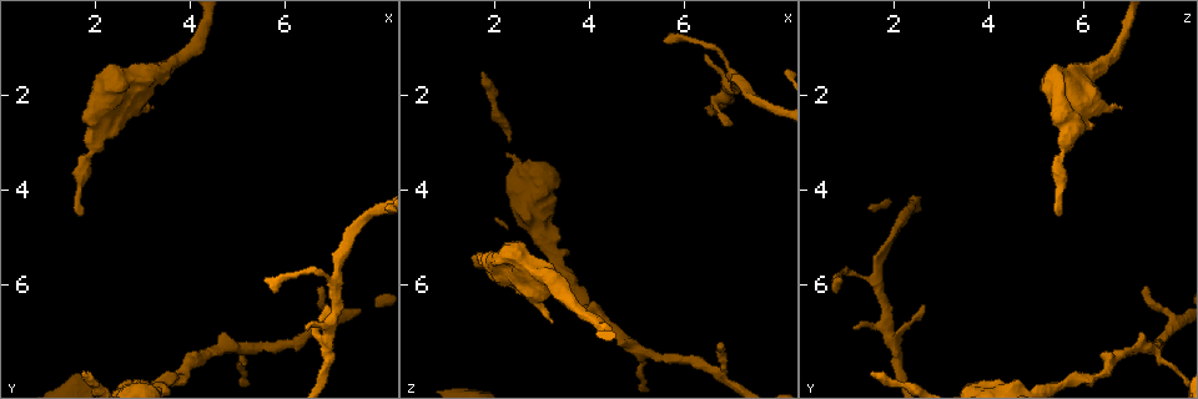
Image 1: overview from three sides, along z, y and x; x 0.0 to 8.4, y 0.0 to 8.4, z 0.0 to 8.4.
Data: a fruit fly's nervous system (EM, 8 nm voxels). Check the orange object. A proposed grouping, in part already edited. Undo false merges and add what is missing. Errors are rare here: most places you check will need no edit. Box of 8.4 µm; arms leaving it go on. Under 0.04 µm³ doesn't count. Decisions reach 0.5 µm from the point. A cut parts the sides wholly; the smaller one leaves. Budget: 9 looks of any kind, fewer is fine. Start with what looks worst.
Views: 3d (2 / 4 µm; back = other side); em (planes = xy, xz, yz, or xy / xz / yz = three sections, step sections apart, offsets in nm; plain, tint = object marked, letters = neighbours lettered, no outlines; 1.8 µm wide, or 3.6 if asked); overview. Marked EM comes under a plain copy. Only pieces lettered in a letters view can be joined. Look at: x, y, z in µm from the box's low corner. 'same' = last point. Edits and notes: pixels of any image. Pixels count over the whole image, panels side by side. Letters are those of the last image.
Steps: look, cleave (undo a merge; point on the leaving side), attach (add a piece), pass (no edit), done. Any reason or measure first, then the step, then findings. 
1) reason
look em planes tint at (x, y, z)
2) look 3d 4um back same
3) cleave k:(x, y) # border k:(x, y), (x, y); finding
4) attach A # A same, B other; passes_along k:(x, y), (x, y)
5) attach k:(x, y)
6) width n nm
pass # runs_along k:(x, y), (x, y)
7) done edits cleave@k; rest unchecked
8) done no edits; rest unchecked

thin end
look 3d 4um at (1.75, 4.55, 5.45)

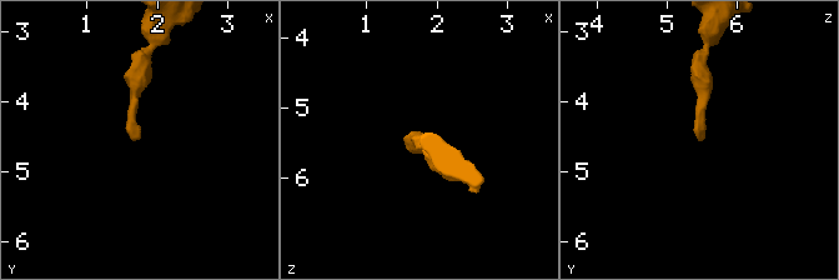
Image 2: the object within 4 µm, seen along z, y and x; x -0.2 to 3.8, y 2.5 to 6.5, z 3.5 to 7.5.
look em planes letters at (1.75, 4.55, 5.40)

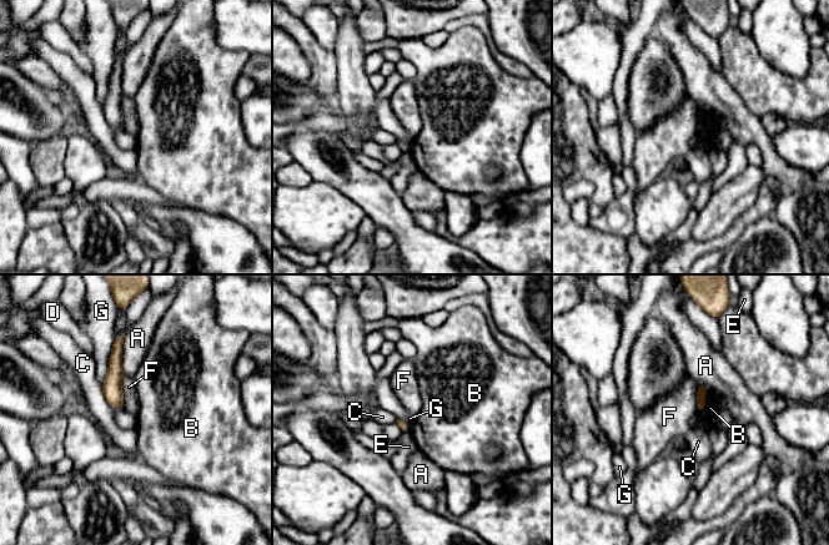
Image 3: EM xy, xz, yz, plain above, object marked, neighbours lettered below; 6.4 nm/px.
pass # A other, B other, C other, D other, E other, F other, G other; border 3:(124, 374), (121, 393), (125, 408); none of them fits

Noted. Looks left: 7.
branch stops here
look em yz step 16 tint at (3.20, 2.25, 6.75)

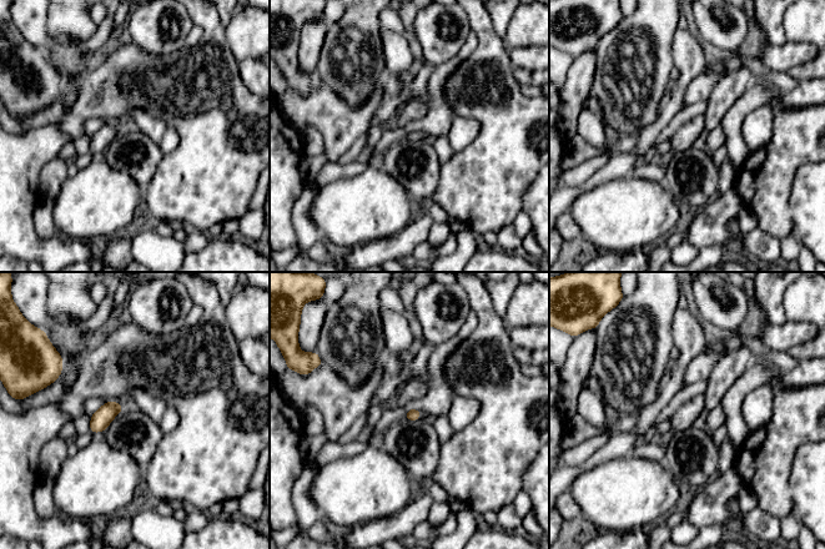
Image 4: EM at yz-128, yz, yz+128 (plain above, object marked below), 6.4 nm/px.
look em xz step 8 letters same

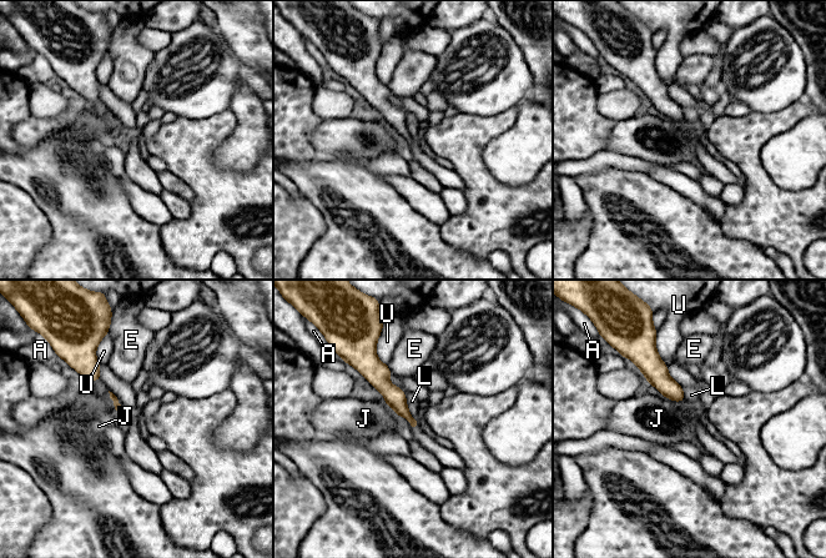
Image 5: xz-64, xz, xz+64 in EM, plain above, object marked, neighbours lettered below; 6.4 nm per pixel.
pass # A other, E other, J other, L other, U other; runs_along 5:(366, 362), (414, 425); none of them fits

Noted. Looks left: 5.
free end
look 3d 2um at (6.70, 6.05, 7.25)

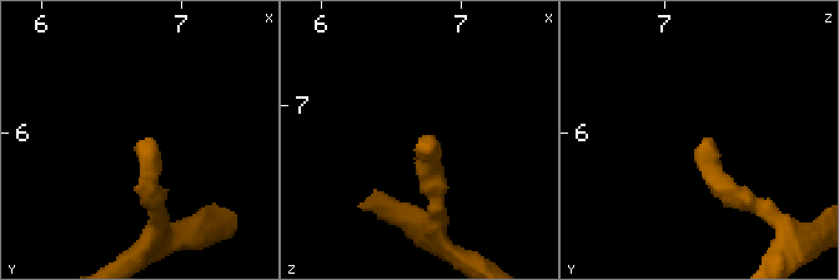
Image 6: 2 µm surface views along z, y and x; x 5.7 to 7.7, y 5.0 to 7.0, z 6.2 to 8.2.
shape alone is not enough
look em planes letters at (6.70, 6.06, 7.26)

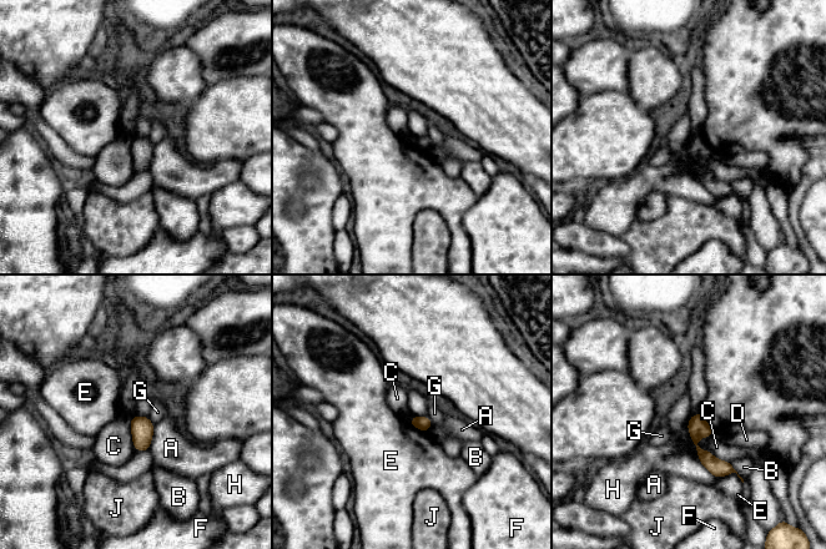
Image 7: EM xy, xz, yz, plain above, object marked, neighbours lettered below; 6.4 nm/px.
width 90 nm
pass # A other, B other, C other, D other, E other, F other, G other, H other, J other; runs_along 7:(696, 417), (695, 446), (730, 469); no lettered piece goes on from it

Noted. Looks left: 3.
tapers out
look em planes letters at (5.55, 5.90, 0.80)

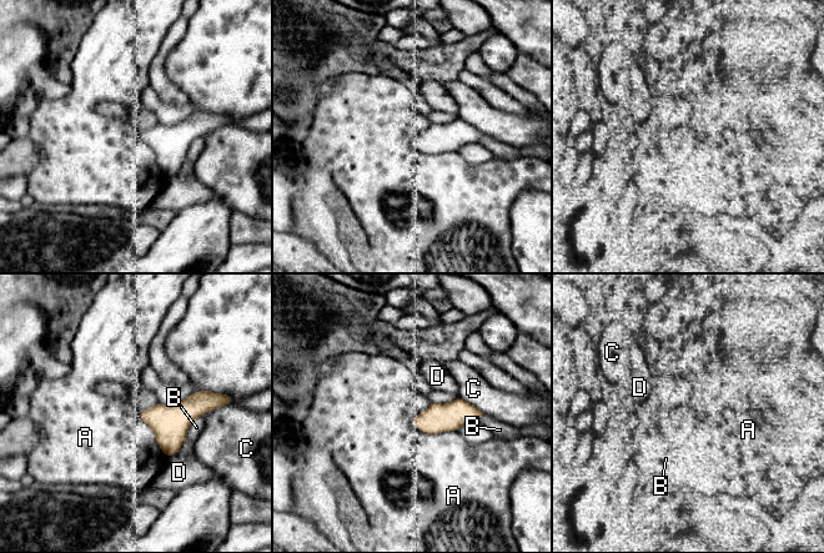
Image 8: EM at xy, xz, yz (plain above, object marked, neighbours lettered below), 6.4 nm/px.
pass # A other, B other, C other, D other; border 8:(412, 420), (426, 432), (456, 431); no lettered piece goes on from it

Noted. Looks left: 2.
done no edits; rest unchecked

